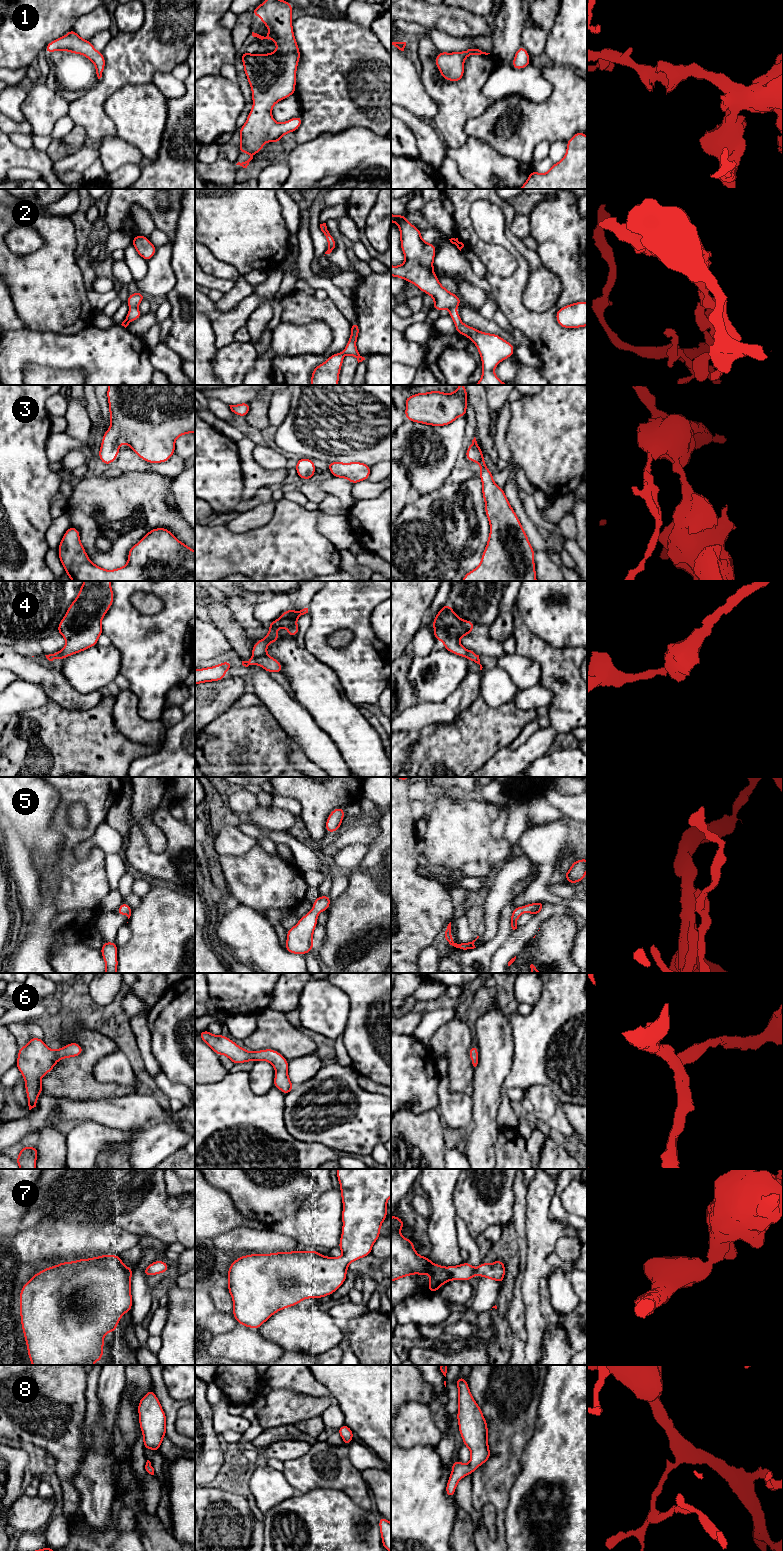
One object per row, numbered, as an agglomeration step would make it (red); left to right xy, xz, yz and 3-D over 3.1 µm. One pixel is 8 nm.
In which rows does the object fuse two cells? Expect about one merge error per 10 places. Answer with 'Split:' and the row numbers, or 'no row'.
Split: 2

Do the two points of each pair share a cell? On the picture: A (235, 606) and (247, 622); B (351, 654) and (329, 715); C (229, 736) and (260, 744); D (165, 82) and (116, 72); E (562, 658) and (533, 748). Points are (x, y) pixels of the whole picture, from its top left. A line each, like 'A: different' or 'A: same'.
A: same
B: different
C: same
D: different
E: same

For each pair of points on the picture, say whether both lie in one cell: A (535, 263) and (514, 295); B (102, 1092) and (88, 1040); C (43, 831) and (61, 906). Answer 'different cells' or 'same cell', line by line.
A: different cells
B: same cell
C: different cells

